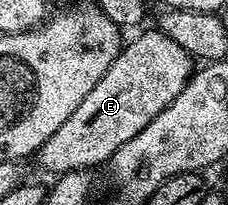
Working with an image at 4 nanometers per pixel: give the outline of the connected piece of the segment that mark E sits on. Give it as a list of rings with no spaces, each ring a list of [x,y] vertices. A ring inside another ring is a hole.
[[[152,28],[146,34],[139,35],[130,46],[128,43],[122,49],[119,57],[111,64],[111,68],[107,68],[103,80],[99,80],[99,84],[95,84],[95,88],[87,92],[79,108],[76,108],[75,112],[60,125],[59,130],[43,143],[35,154],[36,160],[41,161],[42,168],[50,170],[53,176],[65,175],[73,171],[88,171],[91,166],[97,166],[100,162],[101,165],[108,163],[117,149],[123,147],[123,144],[133,136],[138,136],[139,132],[142,132],[143,128],[159,115],[159,112],[163,112],[183,92],[194,71],[193,55],[188,54],[179,44],[175,44],[175,40],[171,40],[162,30]]]

